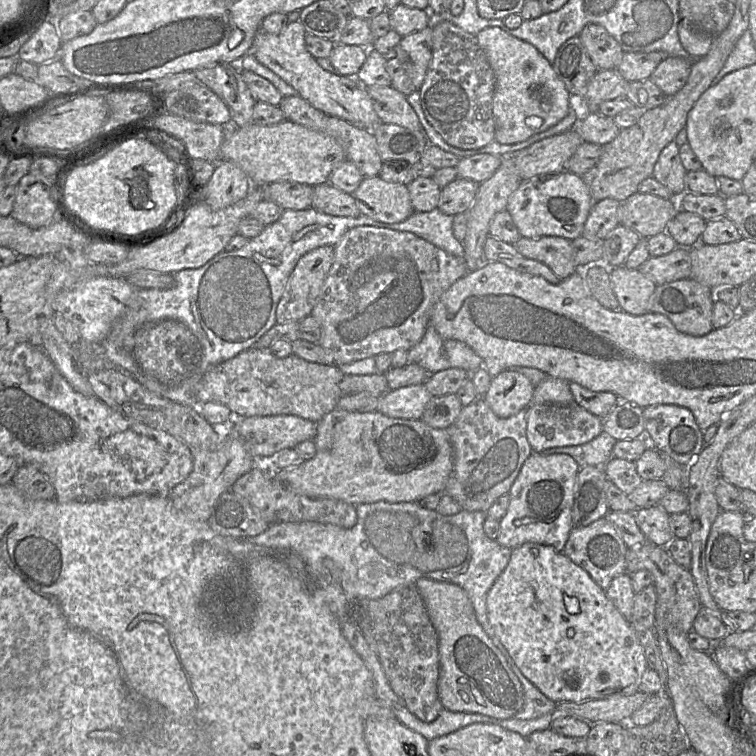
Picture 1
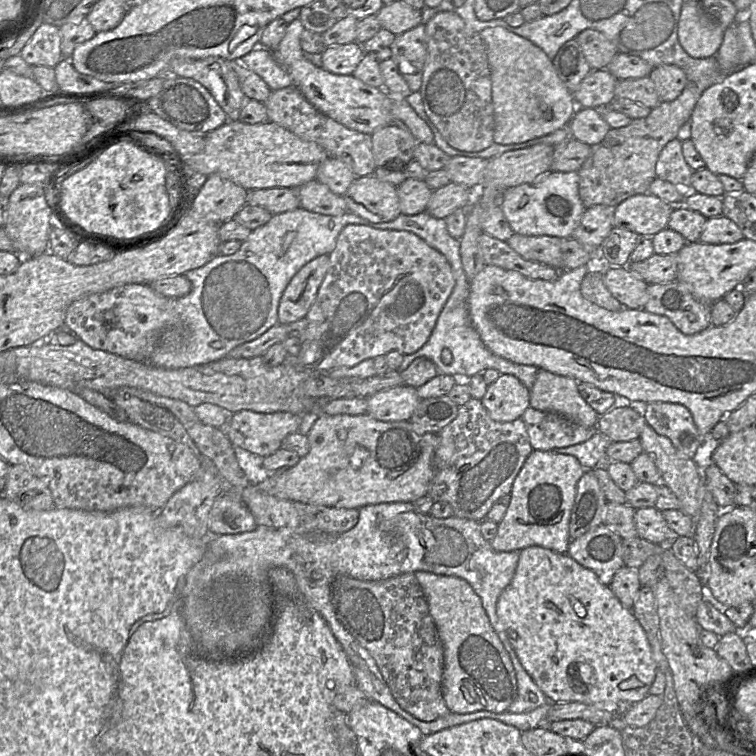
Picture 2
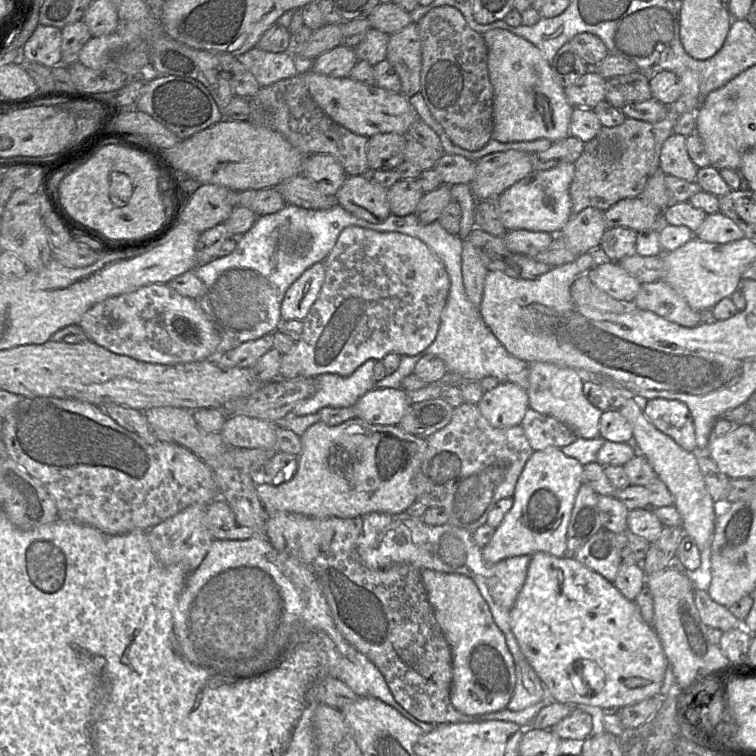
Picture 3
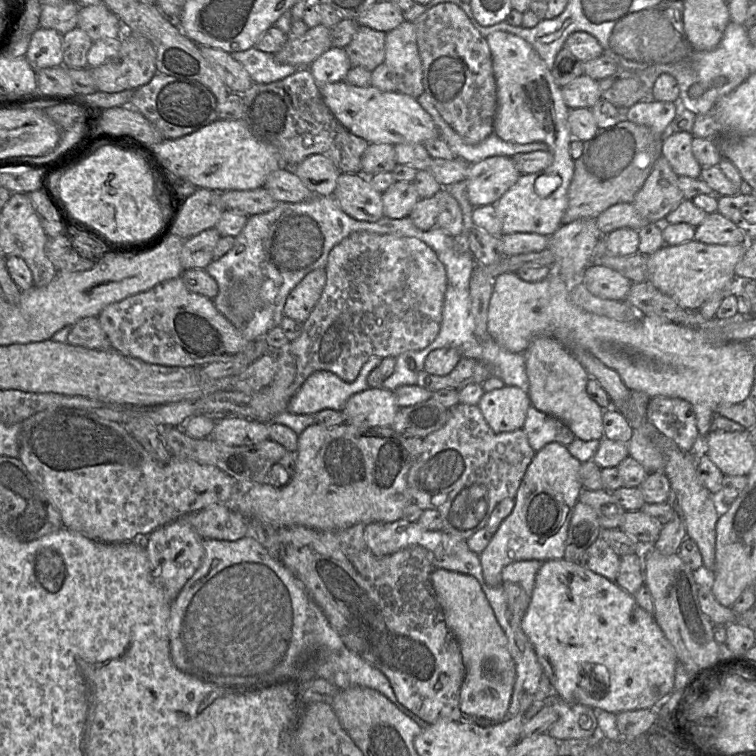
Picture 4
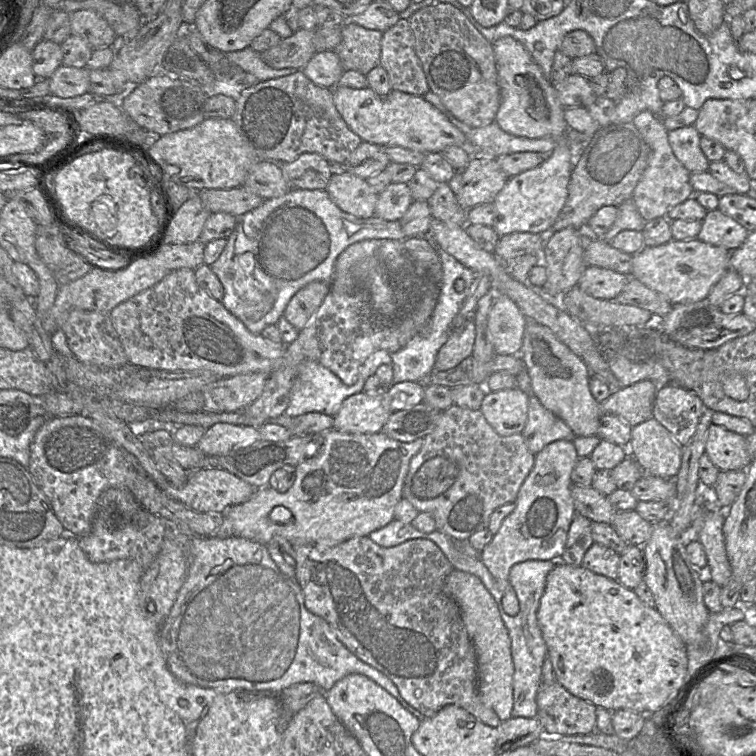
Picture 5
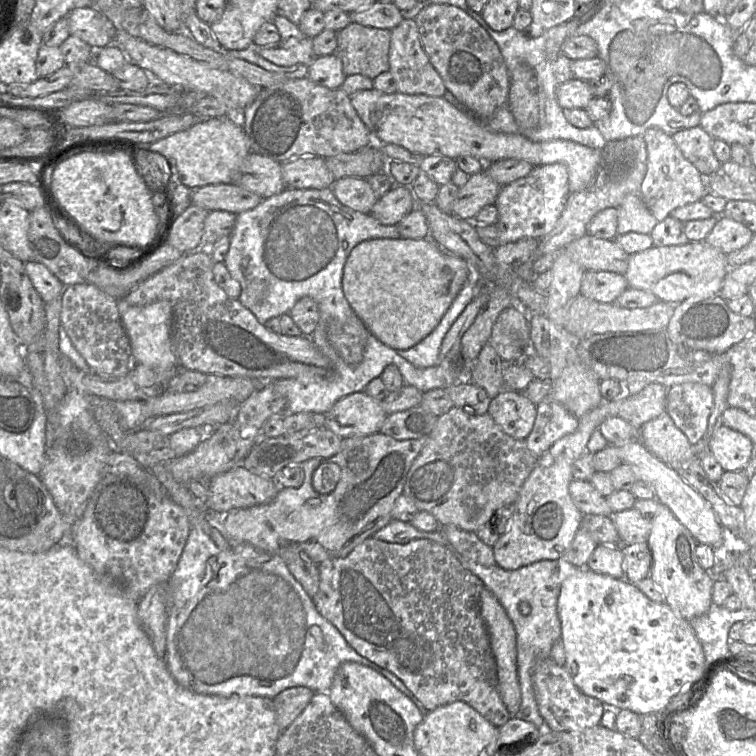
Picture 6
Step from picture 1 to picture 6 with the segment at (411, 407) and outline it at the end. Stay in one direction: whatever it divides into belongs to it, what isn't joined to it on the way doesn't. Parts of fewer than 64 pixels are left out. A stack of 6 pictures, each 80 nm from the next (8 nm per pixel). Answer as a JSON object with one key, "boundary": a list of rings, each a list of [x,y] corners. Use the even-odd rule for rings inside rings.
{"boundary":[[[364,391],[338,400],[325,414],[324,427],[341,438],[378,433],[387,413],[378,401]]]}

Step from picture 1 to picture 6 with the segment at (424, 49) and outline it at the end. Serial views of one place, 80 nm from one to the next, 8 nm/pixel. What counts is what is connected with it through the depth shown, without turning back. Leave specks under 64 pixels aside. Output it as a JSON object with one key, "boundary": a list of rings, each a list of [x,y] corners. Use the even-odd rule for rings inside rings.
{"boundary":[[[403,19],[391,29],[389,46],[389,71],[396,83],[397,92],[408,95],[441,97],[446,92],[445,85],[425,53],[414,19]]]}

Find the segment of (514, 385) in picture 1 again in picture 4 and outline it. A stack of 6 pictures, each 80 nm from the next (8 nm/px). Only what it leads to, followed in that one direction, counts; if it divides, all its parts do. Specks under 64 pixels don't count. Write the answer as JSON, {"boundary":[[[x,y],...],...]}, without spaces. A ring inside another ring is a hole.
{"boundary":[[[505,385],[484,392],[477,405],[490,428],[501,433],[523,427],[531,402],[527,392],[516,386]]]}

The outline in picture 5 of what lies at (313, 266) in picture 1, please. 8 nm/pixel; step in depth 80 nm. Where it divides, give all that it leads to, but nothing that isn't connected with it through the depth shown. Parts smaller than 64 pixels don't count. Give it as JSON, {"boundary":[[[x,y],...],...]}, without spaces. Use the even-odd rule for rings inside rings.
{"boundary":[[[324,281],[307,284],[290,299],[283,316],[300,331],[316,313],[330,288],[330,284]]]}

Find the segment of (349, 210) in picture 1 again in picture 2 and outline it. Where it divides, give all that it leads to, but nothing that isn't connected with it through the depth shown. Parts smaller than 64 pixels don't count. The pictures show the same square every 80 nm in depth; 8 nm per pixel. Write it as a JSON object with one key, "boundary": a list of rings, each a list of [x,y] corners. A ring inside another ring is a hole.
{"boundary":[[[315,180],[297,188],[300,207],[323,215],[343,215],[348,212],[341,195],[333,193],[325,184]]]}

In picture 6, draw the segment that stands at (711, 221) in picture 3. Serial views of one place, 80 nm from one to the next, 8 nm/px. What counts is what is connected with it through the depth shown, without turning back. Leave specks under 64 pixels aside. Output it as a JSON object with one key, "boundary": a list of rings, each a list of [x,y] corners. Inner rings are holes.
{"boundary":[[[721,215],[704,241],[729,254],[746,246],[753,235],[754,233],[742,223]]]}

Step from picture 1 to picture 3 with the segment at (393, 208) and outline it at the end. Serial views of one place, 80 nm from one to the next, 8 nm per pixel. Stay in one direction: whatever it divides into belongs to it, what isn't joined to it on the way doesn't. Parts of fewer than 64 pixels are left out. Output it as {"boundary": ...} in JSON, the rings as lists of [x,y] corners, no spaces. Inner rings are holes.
{"boundary":[[[370,175],[347,176],[335,194],[337,204],[354,216],[371,223],[380,223],[390,215],[388,189],[374,182]]]}

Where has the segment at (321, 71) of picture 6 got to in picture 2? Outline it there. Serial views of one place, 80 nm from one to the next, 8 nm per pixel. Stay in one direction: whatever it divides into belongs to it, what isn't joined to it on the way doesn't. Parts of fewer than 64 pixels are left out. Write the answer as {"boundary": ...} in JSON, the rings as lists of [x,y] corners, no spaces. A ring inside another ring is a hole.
{"boundary":[[[351,42],[326,47],[322,52],[322,68],[339,75],[351,75],[364,56],[362,45]]]}

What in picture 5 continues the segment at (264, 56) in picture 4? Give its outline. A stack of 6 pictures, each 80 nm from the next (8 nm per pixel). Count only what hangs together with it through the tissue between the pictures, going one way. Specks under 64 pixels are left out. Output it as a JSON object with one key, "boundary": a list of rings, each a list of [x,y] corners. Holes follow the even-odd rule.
{"boundary":[[[251,46],[243,50],[228,52],[226,57],[231,63],[253,75],[258,81],[287,76],[299,70],[295,68],[276,69],[271,67],[263,60],[261,54],[252,49]]]}

